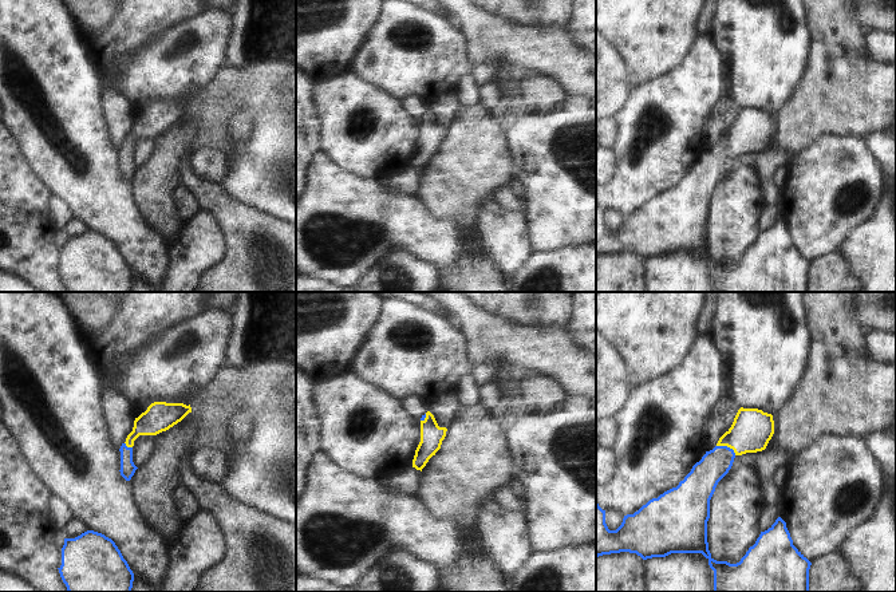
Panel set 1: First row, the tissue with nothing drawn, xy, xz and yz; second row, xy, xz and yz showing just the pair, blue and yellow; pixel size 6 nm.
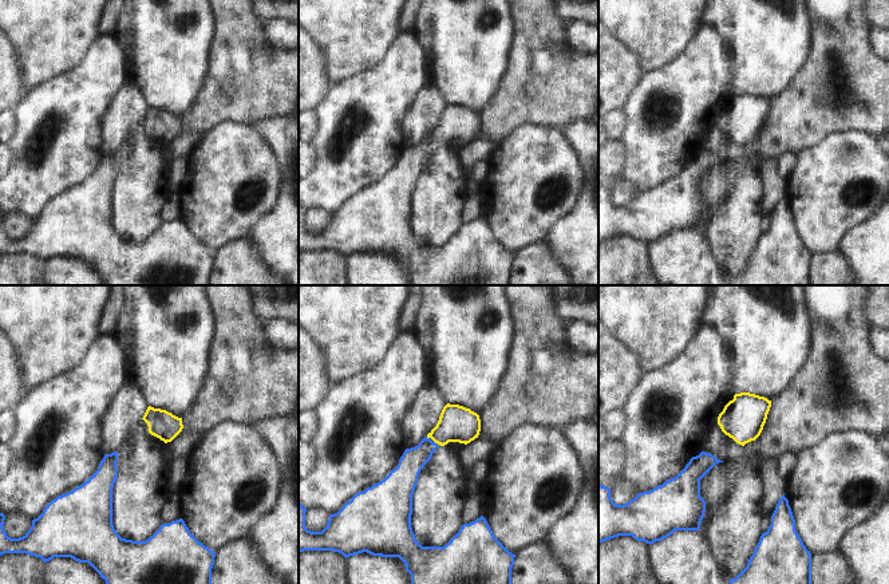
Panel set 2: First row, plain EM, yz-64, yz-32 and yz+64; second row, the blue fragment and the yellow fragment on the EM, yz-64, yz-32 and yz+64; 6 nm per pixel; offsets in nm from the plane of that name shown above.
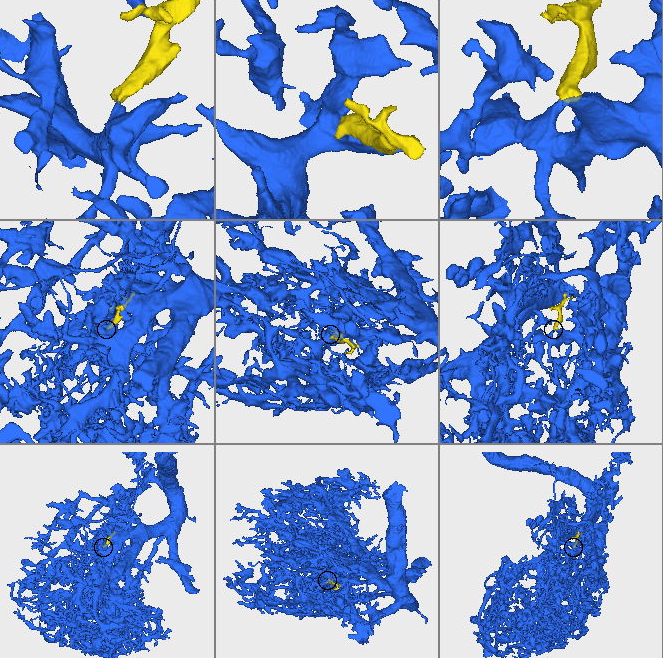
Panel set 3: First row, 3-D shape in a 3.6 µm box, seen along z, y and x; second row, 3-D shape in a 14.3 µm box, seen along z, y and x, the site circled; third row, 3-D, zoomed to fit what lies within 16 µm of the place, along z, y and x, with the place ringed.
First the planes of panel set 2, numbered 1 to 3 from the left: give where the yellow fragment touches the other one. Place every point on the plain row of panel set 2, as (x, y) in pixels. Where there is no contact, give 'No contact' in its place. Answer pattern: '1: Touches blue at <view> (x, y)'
1: No contact
2: Touches blue at yz-32 (437, 143)
3: No contact.

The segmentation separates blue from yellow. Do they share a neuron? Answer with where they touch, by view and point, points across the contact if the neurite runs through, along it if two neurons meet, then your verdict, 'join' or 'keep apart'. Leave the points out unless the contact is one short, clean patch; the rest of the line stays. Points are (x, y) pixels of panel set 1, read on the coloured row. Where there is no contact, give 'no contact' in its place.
meets blue in yz at (727, 448); runs through yz (702, 480), (727, 448), (752, 430); join

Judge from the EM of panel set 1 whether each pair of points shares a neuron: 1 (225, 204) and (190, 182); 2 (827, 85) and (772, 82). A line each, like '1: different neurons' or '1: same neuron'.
1: same neuron
2: different neurons

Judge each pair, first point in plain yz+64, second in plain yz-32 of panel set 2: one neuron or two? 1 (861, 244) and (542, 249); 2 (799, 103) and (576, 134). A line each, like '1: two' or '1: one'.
1: two
2: two

